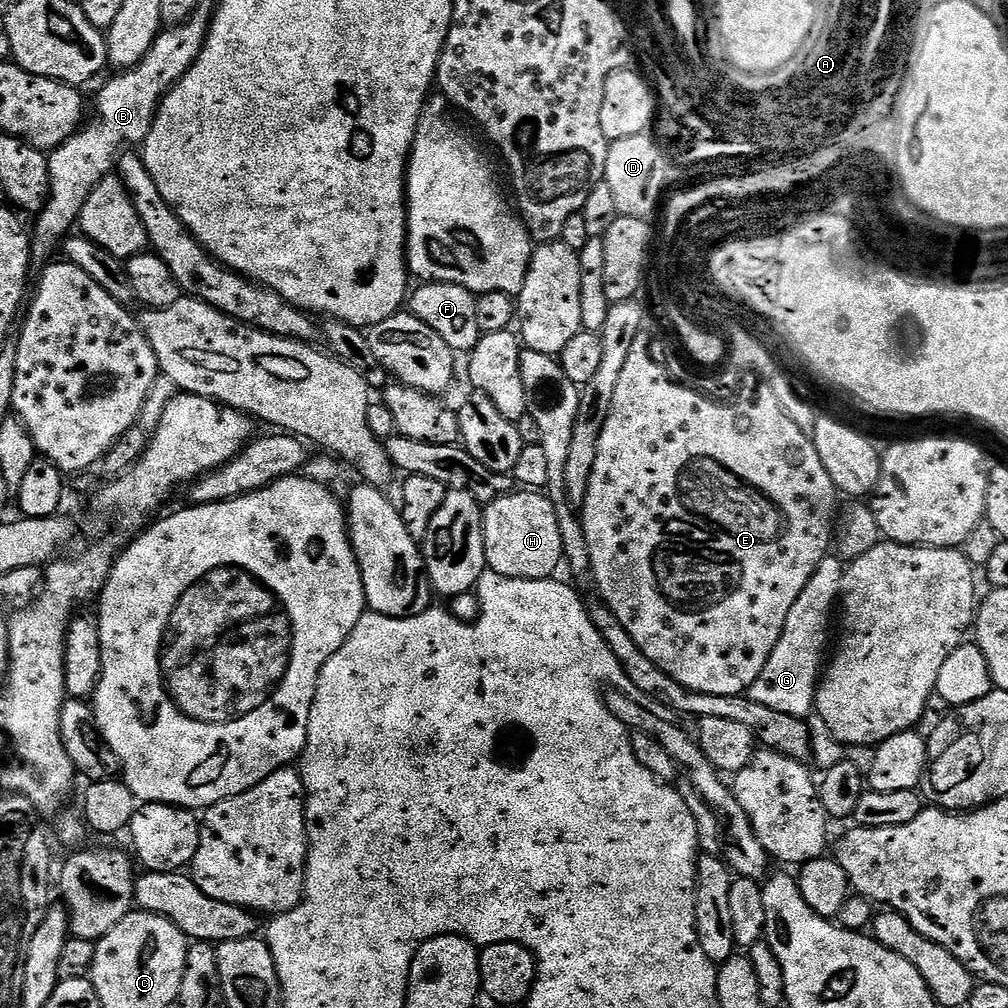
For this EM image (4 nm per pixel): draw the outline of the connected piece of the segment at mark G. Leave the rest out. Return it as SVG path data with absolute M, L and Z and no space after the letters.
M829 554L816 567L810 582L806 582L806 590L798 594L798 602L794 602L794 607L790 609L786 626L782 626L778 646L774 646L766 666L762 666L762 674L758 674L755 682L748 687L748 699L758 702L758 706L801 718L815 709L816 689L826 664L824 651L828 648L828 623L832 620L832 607L835 604L837 607L842 596L845 571L845 561L839 555Z

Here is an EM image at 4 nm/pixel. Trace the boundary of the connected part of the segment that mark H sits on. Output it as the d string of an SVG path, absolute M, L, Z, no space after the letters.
M513 490L484 509L484 549L491 571L515 580L546 580L565 559L555 508L540 490Z

